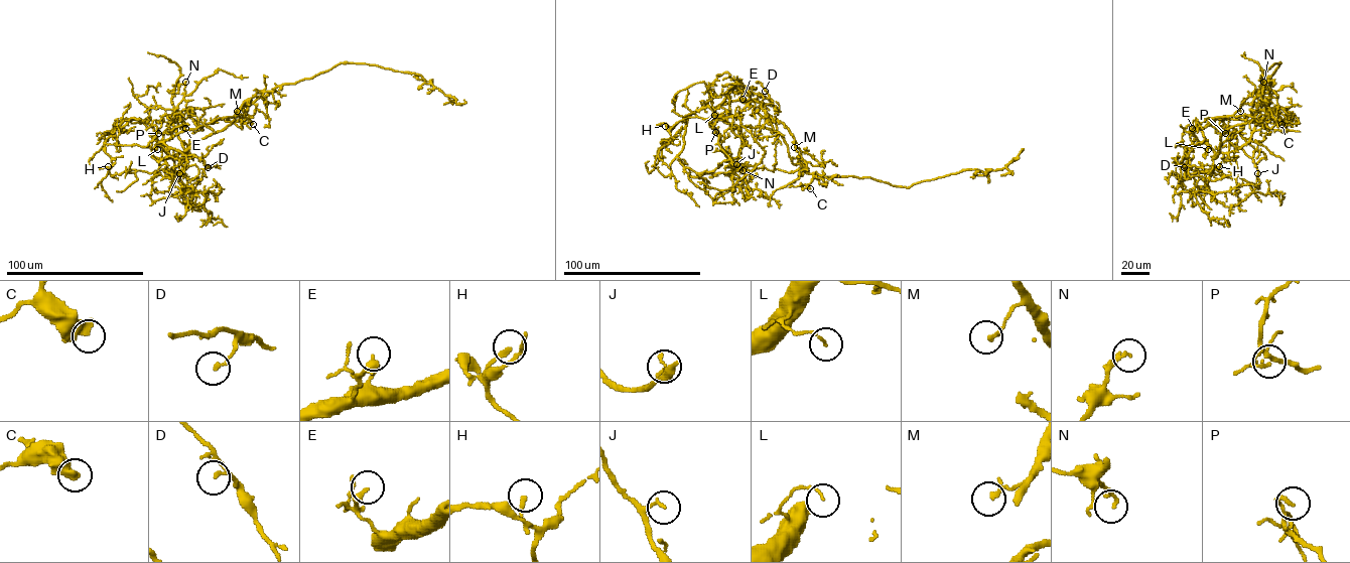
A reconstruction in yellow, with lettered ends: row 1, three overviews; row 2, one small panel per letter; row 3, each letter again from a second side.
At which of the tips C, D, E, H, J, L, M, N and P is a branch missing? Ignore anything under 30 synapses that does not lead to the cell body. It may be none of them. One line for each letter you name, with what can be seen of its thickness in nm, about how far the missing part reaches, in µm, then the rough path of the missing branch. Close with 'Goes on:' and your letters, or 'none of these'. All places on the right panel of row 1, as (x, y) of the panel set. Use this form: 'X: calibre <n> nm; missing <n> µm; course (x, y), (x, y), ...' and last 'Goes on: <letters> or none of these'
Goes on: none of these

